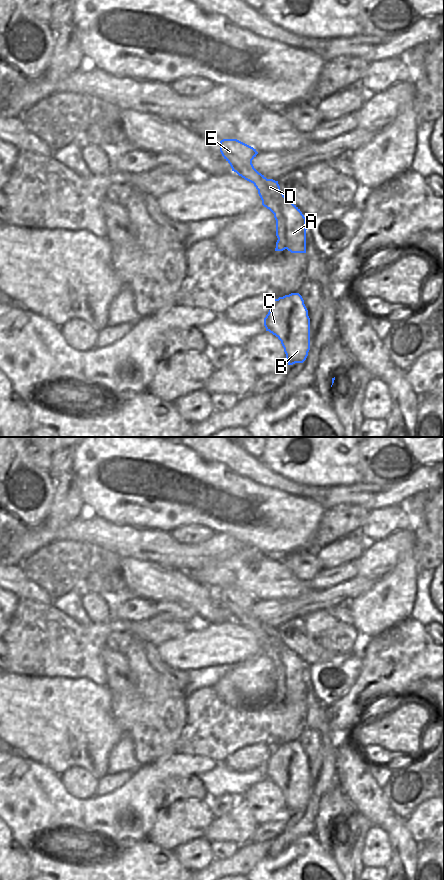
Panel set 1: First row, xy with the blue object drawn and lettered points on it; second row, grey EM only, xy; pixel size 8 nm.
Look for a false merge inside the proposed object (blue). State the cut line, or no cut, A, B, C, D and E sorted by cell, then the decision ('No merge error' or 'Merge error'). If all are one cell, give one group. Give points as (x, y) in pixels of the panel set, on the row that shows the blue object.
Split along xy (278, 298), (289, 302), (284, 314), (287, 337), (281, 341). Groups: A C D E / B. Merge error.

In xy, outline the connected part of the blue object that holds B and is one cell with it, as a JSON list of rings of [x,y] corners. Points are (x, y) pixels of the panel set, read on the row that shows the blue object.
[[[299,293],[279,297],[290,302],[290,310],[284,316],[288,324],[288,336],[281,341],[288,365],[303,363],[310,350],[310,318],[304,300]]]

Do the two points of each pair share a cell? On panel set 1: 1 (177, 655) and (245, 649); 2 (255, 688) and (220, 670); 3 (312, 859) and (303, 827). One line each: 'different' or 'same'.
1: same
2: different
3: different

